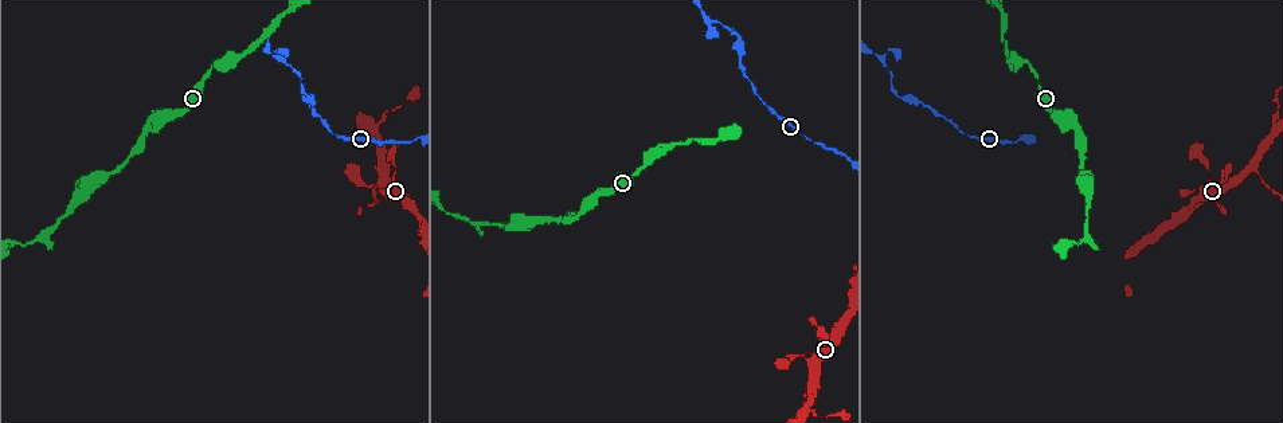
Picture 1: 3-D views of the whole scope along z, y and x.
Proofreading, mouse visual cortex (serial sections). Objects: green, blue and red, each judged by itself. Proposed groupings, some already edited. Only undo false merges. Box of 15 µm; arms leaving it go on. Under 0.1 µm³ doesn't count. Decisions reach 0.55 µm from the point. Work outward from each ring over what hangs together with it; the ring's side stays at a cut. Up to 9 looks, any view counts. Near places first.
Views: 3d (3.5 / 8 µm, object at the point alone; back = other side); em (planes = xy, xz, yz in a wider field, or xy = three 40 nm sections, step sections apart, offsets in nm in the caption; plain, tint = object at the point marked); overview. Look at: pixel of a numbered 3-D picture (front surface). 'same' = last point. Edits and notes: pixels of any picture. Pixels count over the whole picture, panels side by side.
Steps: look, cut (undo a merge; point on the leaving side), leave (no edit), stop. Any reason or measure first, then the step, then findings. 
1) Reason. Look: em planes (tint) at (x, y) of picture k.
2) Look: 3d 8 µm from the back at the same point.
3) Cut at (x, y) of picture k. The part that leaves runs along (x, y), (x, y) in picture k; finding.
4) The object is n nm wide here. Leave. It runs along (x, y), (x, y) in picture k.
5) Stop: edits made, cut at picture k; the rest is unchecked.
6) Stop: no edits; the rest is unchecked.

Sudden change in width. Look: 3d 3.5 µm at (1027, 59) of picture 1.

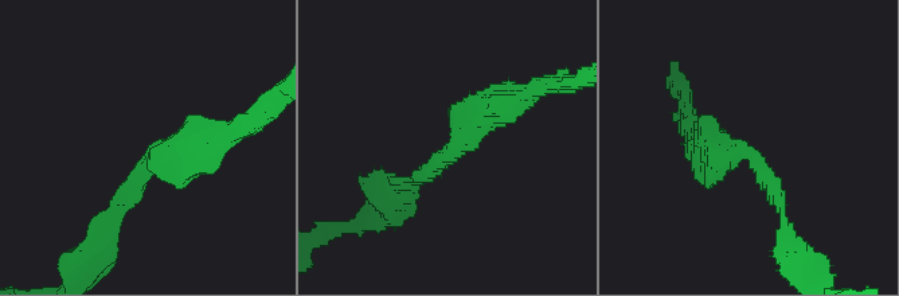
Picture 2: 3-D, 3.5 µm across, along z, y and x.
The arms are 200, 350 nm wide. Look: em xy step 3 (tint) at (746, 151) of picture 2.

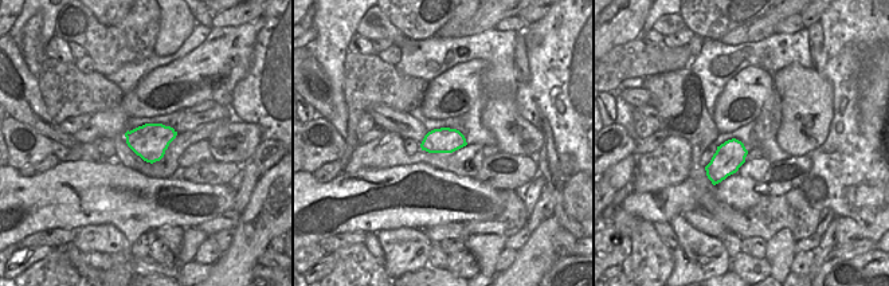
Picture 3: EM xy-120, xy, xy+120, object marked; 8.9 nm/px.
Leave. It runs along (417, 182), (495, 105), (532, 92) in picture 2; one cell here.

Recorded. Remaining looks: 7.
Calibre changes. Look: 3d 3.5 µm at (503, 224) of picture 1.

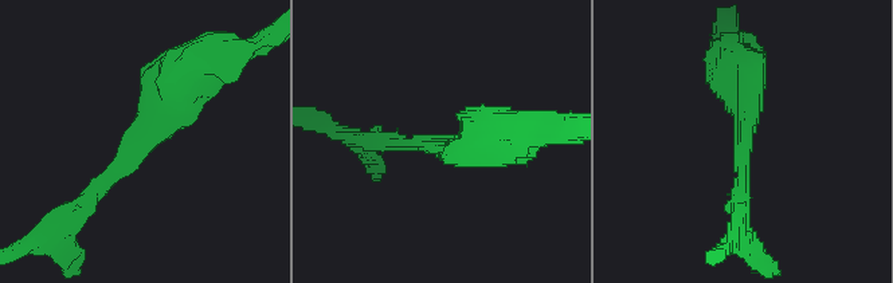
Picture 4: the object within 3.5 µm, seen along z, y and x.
The arms are 200, 600 nm wide. Look: em xy step 3 (tint) at (442, 144) of picture 4.

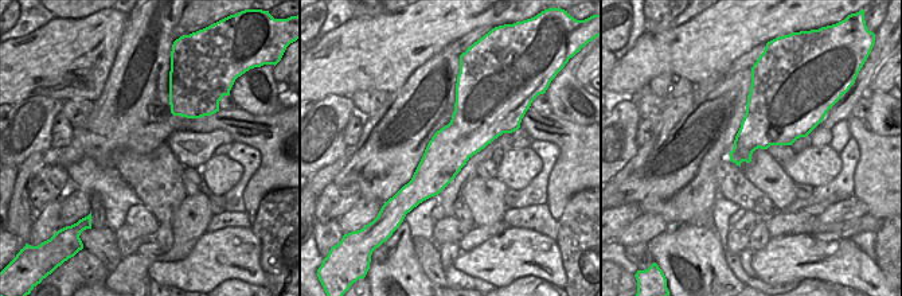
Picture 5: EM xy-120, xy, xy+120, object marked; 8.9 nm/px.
Leave. It runs along (191, 70), (155, 136), (75, 205) in picture 4; continuous, no second cell.

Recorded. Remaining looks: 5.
Sharp bend. Look: 3d 8 µm at (280, 59) of picture 1.

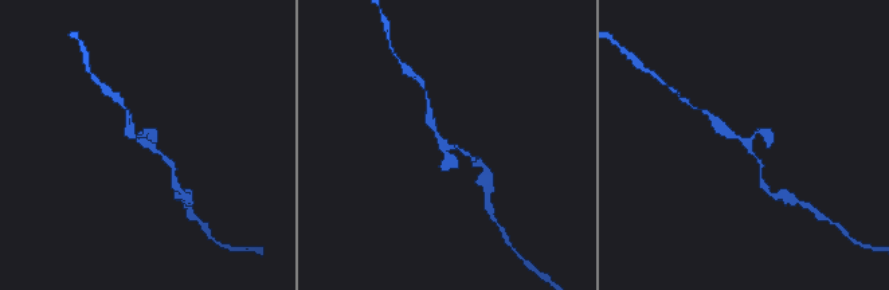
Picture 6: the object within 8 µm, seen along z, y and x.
Look: em xy step 3 (tint) at (450, 144) of picture 6.

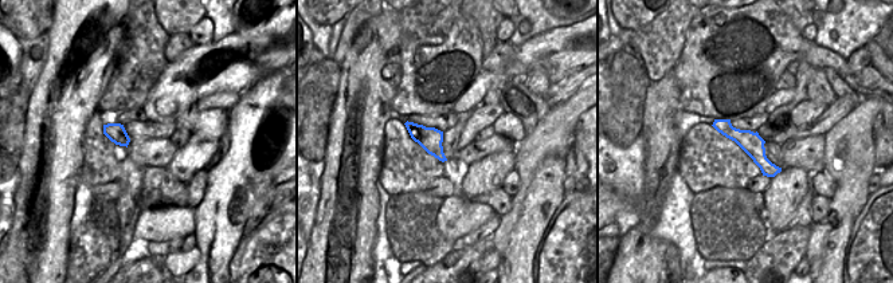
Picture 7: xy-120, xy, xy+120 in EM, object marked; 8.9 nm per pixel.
Leave. It runs along (717, 122), (739, 136), (771, 173) in picture 7; continuous, no second cell.

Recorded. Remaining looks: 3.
Thick turns thin. Look: 3d 8 µm at (795, 355) of picture 1.

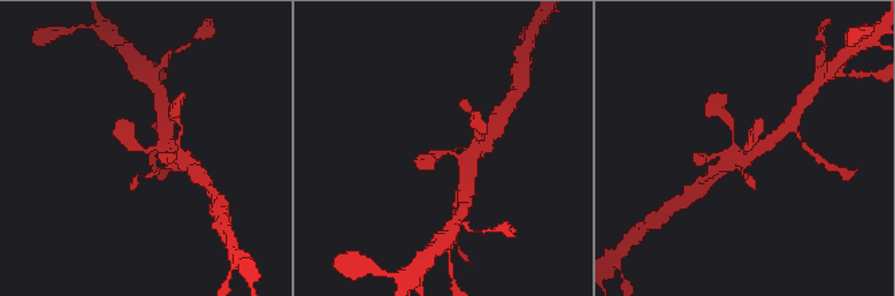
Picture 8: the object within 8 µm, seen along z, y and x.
Now the EM. Look: em xy step 5 (tint) at (749, 149) of picture 8.

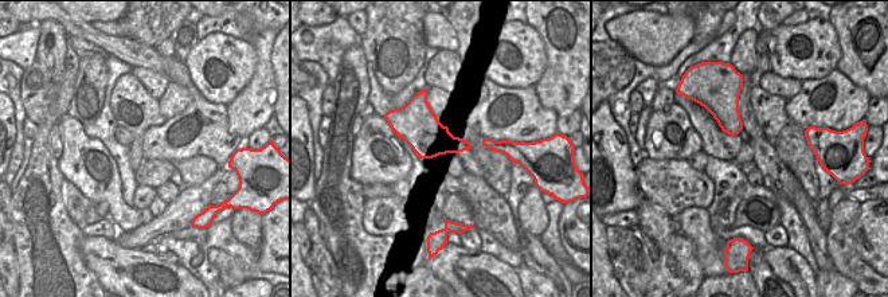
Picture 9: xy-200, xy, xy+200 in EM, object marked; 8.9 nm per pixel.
Leave. It runs along (172, 155), (139, 150), (120, 120) in picture 8; all the same cell.

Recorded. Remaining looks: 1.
Stop: no edits; the rest is unchecked.

